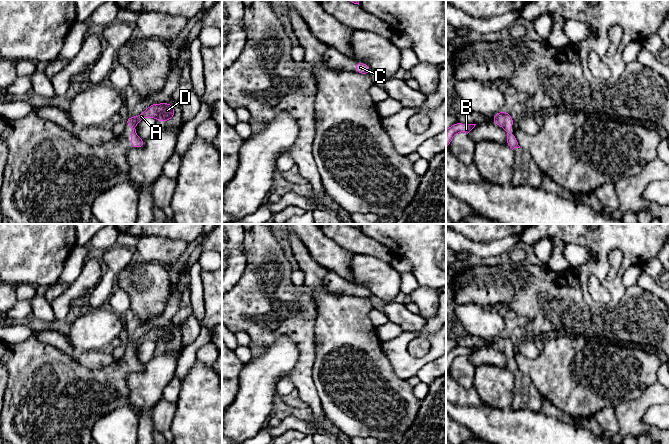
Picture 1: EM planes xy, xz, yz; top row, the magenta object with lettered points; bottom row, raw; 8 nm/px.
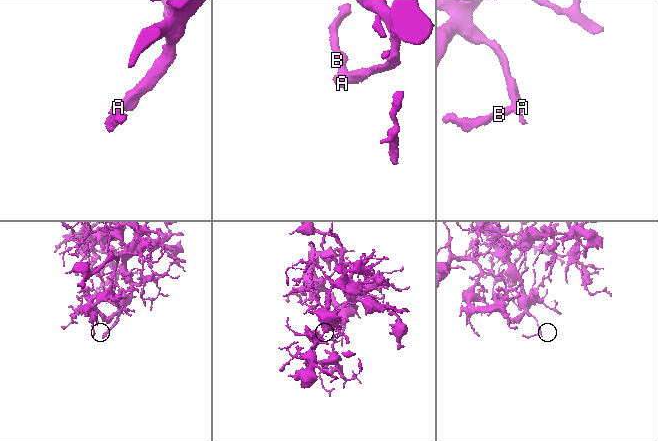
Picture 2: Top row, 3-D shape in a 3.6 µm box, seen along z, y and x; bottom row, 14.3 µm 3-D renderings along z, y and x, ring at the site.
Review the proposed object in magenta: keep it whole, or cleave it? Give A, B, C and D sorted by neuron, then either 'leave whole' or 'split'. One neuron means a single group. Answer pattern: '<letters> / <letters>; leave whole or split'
A B C D; leave whole

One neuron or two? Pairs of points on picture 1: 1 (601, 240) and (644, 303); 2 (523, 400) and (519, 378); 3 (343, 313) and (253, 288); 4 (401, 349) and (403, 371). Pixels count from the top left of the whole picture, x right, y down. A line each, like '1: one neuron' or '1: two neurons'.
1: two neurons
2: one neuron
3: two neurons
4: one neuron

